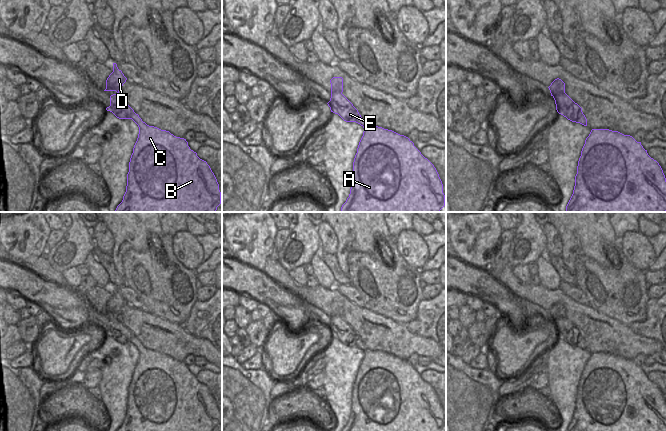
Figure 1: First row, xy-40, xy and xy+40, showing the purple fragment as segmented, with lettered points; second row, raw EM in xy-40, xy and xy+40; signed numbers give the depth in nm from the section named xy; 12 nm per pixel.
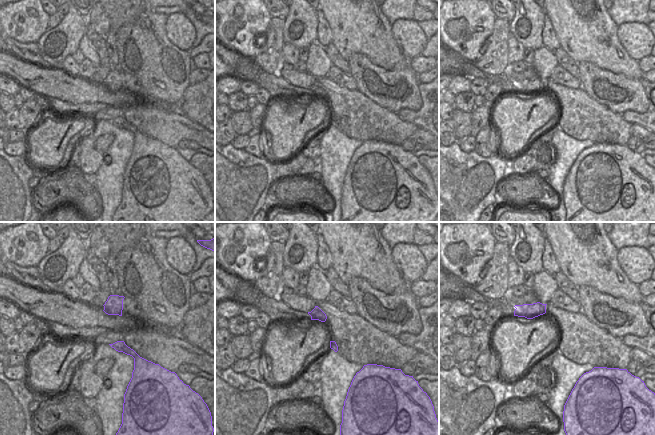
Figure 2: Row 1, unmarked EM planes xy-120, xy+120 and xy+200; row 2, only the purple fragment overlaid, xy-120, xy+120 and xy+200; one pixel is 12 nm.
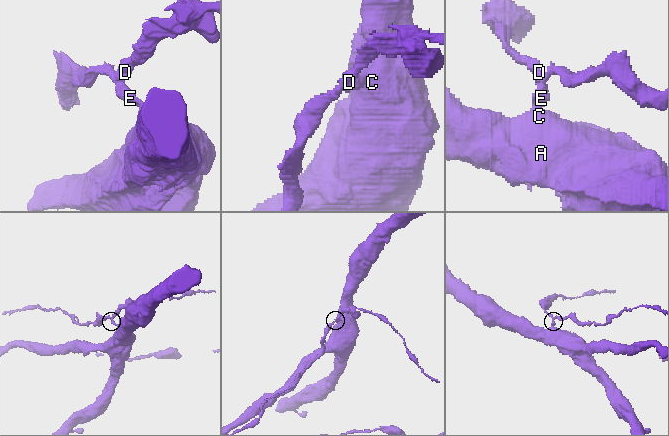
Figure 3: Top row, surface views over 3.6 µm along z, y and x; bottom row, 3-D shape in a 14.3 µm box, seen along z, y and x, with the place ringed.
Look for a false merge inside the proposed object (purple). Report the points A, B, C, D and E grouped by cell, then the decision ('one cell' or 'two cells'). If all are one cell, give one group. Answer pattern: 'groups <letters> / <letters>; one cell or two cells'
groups A B C E / D; two cells

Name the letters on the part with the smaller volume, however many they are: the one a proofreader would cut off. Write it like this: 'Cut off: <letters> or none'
Cut off: D

